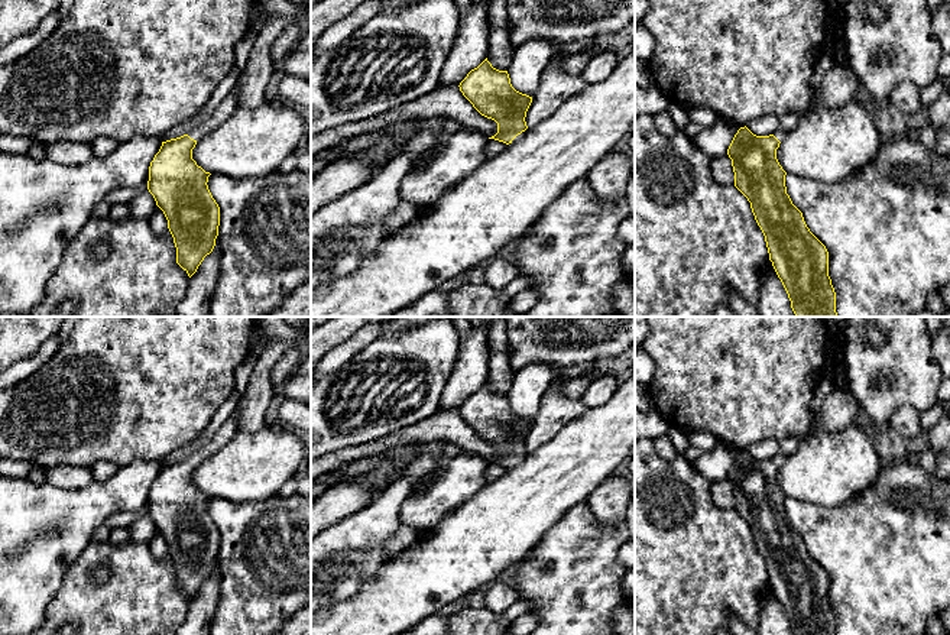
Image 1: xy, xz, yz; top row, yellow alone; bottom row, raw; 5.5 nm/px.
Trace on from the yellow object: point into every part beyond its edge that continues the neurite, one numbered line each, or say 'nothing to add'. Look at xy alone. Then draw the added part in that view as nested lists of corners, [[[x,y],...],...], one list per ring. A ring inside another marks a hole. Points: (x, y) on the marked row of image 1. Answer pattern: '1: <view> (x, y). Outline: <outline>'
1: xy (229, 104). Outline: [[[237,85],[230,91],[230,94],[220,103],[215,111],[198,127],[192,129],[188,136],[194,140],[202,139],[211,130],[218,127],[223,122],[226,122],[233,111],[237,108]]]

